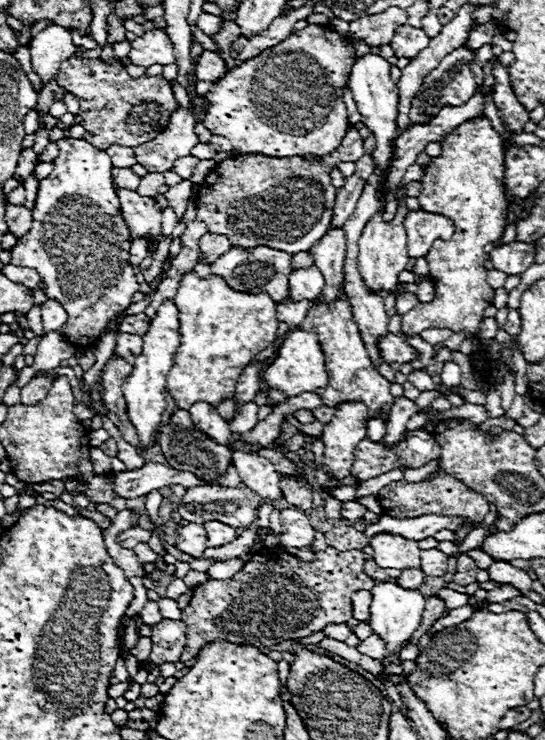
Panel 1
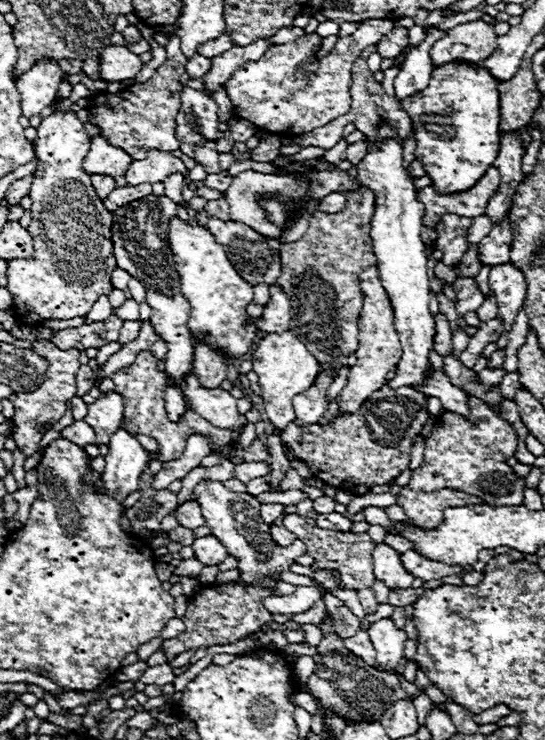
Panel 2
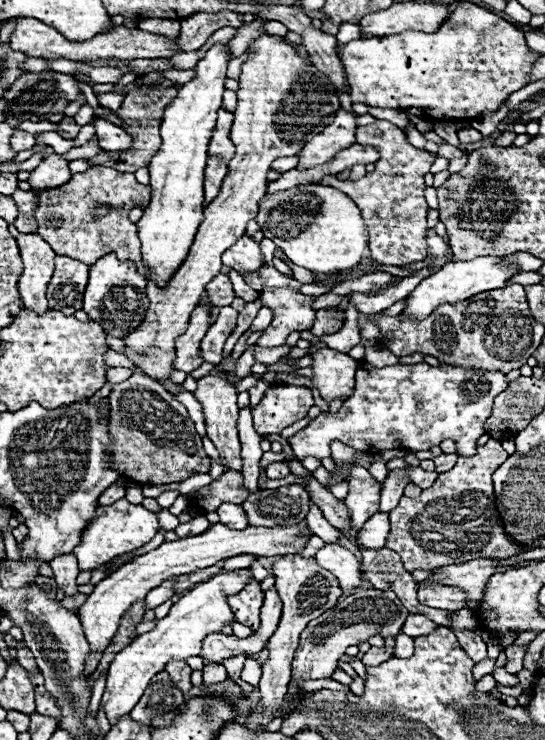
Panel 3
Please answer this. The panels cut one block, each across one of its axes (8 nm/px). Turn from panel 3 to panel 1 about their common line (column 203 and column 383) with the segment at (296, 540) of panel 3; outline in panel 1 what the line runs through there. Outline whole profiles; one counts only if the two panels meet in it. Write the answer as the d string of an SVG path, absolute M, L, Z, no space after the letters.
M376 534L370 538L370 546L374 548L374 562L380 568L420 568L420 548L416 540L394 534Z

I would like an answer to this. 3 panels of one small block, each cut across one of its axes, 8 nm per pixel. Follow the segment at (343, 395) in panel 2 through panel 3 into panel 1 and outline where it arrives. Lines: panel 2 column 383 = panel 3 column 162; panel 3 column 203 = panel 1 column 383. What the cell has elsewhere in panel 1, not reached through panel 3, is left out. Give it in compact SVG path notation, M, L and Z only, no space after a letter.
M404 188L400 194L400 206L398 206L398 214L396 218L388 224L382 220L382 212L374 214L372 220L364 226L364 232L360 236L360 254L358 254L358 264L360 264L360 274L364 276L364 284L368 284L368 288L372 288L374 292L380 294L390 294L392 290L396 290L398 286L398 274L402 270L406 270L408 264L408 252L406 252L406 232L402 228L402 220L408 212L406 204L404 204Z

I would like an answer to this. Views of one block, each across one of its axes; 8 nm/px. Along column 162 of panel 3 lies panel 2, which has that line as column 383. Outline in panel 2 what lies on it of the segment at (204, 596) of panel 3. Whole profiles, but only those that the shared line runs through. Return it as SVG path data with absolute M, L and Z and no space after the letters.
M382 618L370 624L368 636L378 652L378 664L382 668L398 668L404 656L404 644L408 640L408 634L402 628L396 628L392 618Z

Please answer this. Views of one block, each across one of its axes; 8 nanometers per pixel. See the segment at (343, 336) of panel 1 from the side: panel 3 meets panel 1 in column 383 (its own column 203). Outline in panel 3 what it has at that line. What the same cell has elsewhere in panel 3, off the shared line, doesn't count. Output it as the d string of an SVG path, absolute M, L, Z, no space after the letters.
M208 374L198 380L198 388L194 392L196 400L204 408L204 418L206 418L206 430L208 438L214 442L218 448L222 462L232 468L232 470L242 470L242 458L240 458L240 442L238 442L238 430L236 430L236 420L238 420L238 404L236 404L236 388L234 384L228 382L228 374Z

